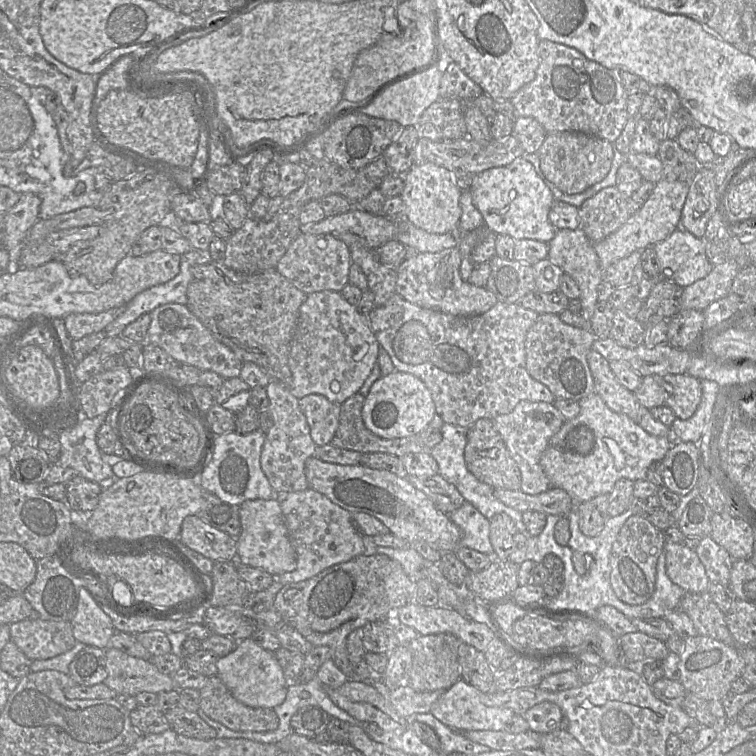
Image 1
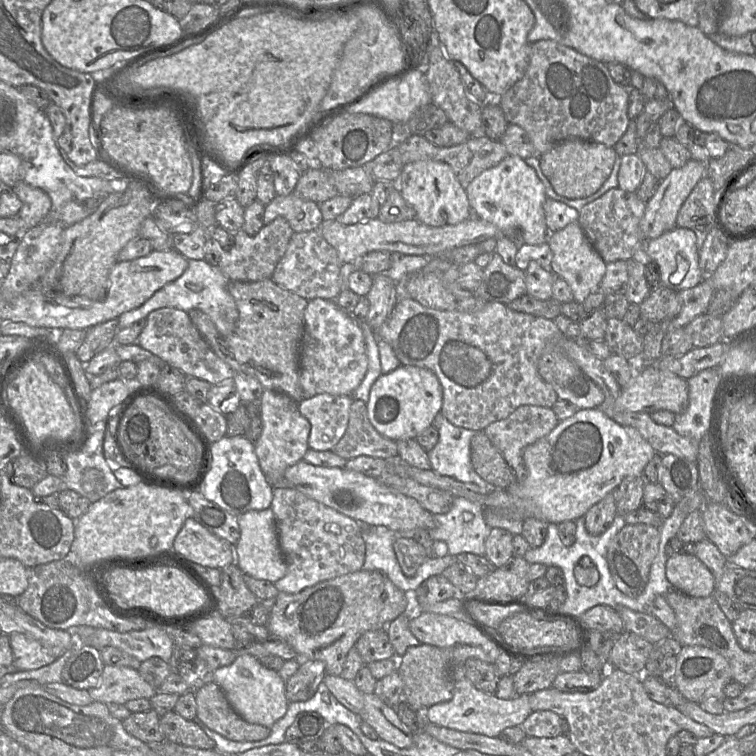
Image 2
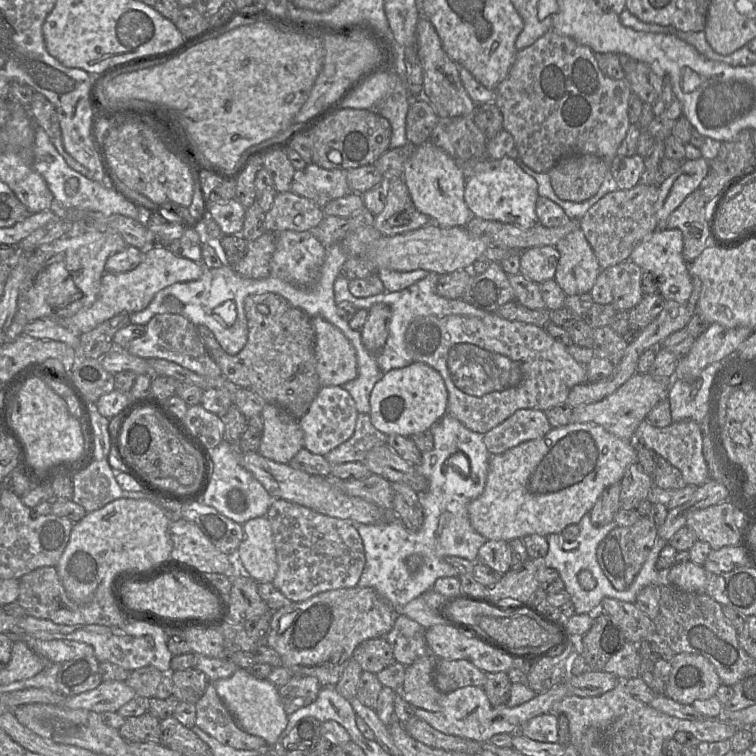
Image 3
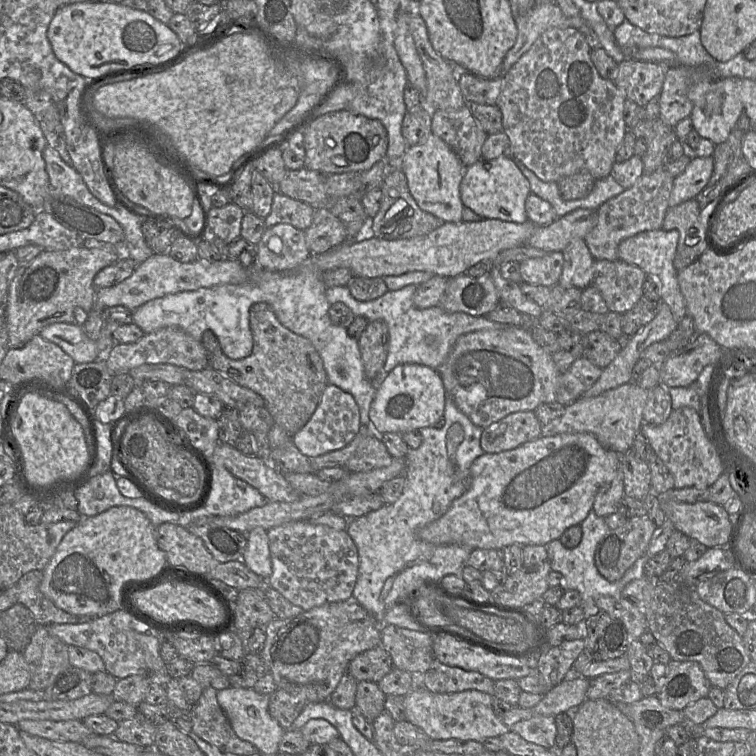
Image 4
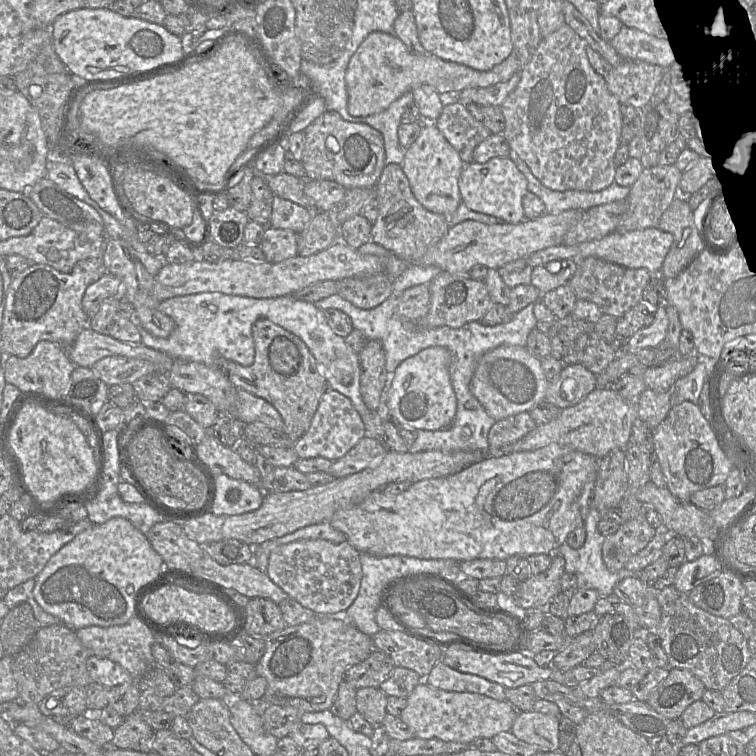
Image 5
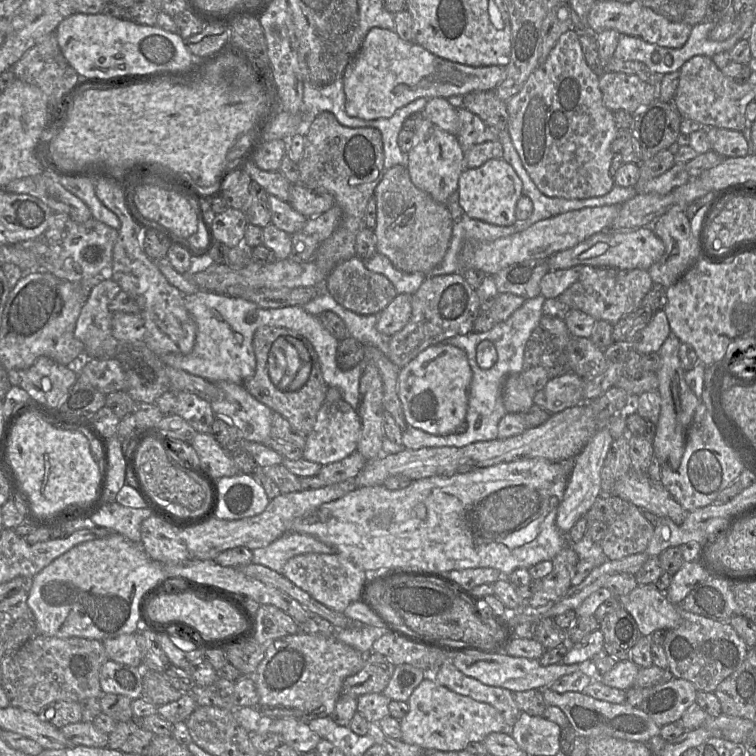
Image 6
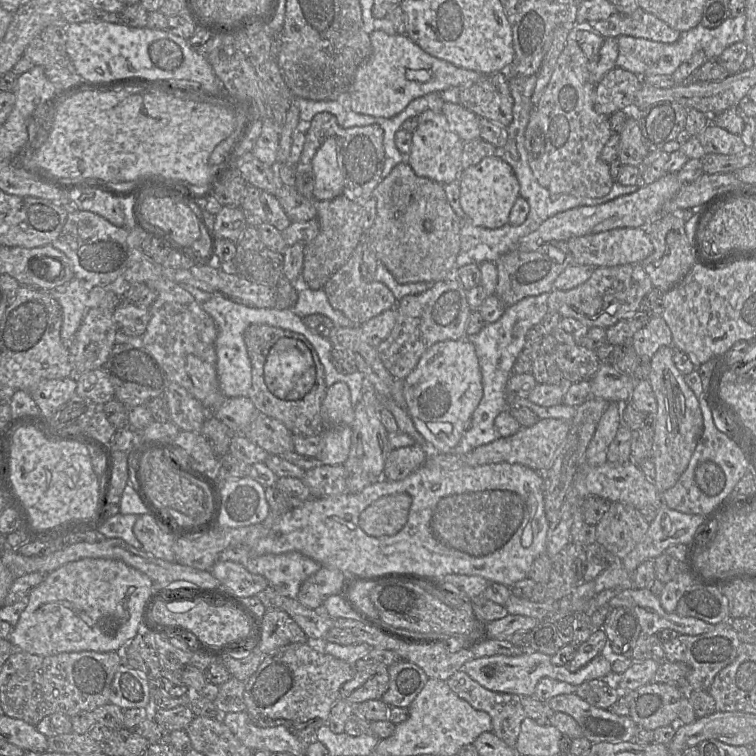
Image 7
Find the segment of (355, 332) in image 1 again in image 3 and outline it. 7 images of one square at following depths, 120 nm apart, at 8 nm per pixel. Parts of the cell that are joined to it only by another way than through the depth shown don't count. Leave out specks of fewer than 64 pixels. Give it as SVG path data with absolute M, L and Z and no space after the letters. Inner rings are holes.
M322 317L311 318L315 332L316 370L321 386L343 386L358 374L356 352L347 337L336 326Z

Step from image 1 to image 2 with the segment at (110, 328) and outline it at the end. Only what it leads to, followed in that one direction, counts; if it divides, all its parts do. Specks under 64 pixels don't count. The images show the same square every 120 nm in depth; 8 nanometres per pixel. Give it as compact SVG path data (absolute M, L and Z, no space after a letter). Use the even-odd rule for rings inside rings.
M190 259L187 269L179 278L155 292L140 307L121 314L118 317L118 330L146 319L154 310L172 307L184 312L189 312L192 309L201 310L211 318L221 335L229 336L233 333L239 316L236 303L228 291L229 282L229 278L222 273L218 266L212 266L204 259Z

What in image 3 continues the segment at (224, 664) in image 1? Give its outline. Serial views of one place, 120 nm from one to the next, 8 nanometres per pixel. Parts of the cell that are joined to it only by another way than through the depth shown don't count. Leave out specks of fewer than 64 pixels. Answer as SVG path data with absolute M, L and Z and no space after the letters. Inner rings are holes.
M238 668L228 678L213 682L216 692L237 725L246 733L261 737L274 746L284 731L288 715L280 700L278 689L268 679L257 679L247 669Z

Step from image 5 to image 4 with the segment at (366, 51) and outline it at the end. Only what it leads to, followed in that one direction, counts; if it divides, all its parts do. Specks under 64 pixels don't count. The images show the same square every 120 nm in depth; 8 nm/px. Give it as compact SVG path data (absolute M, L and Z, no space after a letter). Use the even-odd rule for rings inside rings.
M556 2L536 4L526 14L515 19L518 35L513 47L506 53L501 71L503 76L526 53L538 37L551 28L575 28L588 25L581 17L566 17Z

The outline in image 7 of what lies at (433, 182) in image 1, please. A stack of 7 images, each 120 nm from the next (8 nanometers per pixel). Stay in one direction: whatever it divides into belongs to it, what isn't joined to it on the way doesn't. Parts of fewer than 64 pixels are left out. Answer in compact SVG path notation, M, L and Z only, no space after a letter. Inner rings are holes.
M426 110L418 116L418 126L412 133L412 145L407 163L417 176L446 185L459 178L464 141L454 132L442 112Z

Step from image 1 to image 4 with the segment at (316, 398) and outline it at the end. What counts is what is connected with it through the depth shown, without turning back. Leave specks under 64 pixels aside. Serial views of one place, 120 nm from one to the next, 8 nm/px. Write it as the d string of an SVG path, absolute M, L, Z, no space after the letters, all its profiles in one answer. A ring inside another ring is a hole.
M328 384L315 412L306 425L292 437L292 442L302 454L313 458L348 445L360 426L360 411L353 396L335 385Z

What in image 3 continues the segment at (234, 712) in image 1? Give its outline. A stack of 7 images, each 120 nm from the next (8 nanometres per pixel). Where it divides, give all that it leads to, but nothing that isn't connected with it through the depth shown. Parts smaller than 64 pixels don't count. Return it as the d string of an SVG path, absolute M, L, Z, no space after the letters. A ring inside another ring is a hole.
M213 683L208 684L195 706L195 725L221 744L238 750L256 750L266 745L263 738L248 734L237 725Z

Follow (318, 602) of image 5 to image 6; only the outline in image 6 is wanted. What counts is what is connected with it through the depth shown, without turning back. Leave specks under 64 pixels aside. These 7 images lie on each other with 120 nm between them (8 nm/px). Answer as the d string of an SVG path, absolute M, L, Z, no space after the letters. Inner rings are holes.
M307 553L290 558L283 567L282 575L294 585L308 593L314 600L329 609L343 613L353 602L356 602L364 579L371 573L357 567L338 553Z

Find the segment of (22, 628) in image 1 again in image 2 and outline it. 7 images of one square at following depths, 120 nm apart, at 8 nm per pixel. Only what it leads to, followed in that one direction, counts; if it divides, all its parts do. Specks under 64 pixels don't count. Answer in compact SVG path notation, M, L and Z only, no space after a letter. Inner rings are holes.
M14 632L8 637L16 671L35 670L51 664L58 658L39 641L25 634Z

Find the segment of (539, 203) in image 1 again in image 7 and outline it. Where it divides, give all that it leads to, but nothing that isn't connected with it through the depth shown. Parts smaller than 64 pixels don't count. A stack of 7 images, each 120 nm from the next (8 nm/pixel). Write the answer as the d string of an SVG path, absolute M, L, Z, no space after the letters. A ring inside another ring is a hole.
M499 153L463 169L459 179L460 205L466 220L475 226L489 229L500 228L509 222L510 211L519 196L520 185L512 167Z

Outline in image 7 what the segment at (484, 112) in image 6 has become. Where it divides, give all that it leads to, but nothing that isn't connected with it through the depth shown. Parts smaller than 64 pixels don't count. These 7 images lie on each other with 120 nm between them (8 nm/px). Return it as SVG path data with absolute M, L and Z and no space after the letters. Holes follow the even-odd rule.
M496 72L462 87L459 103L479 118L507 127L513 119L513 98L508 75Z

